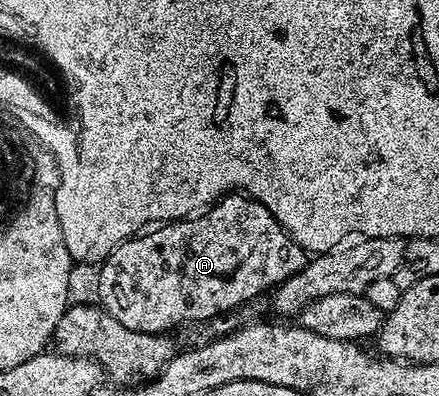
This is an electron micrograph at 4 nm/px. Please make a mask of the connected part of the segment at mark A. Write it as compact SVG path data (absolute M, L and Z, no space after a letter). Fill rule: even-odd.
M231 192L214 203L204 216L192 216L148 229L128 238L102 263L99 298L104 310L133 332L162 334L182 322L207 322L242 302L298 274L305 265L305 252L256 198Z

